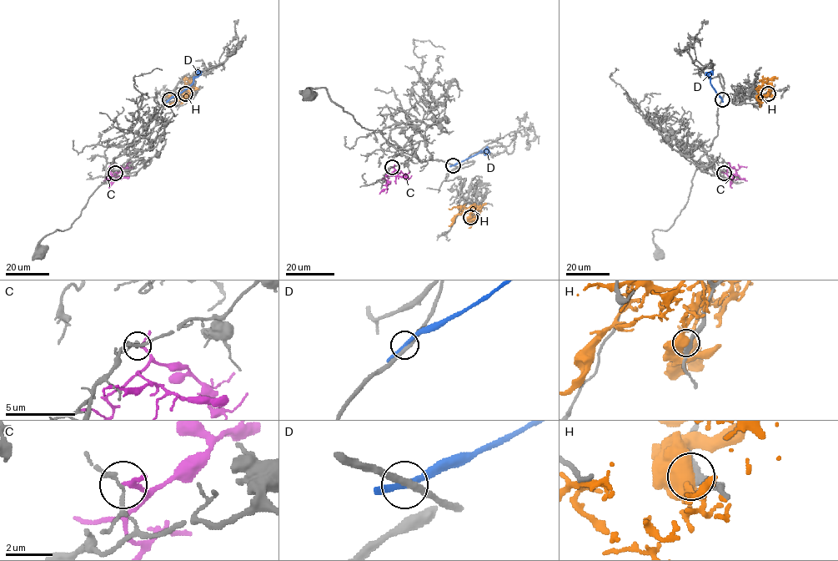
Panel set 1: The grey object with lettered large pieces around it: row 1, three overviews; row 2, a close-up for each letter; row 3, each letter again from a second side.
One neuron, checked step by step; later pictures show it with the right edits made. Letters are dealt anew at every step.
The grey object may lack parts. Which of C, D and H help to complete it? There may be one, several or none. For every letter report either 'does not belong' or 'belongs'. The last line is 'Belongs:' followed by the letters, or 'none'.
C: does not belong
D: does not belong
H: does not belong
Belongs: none

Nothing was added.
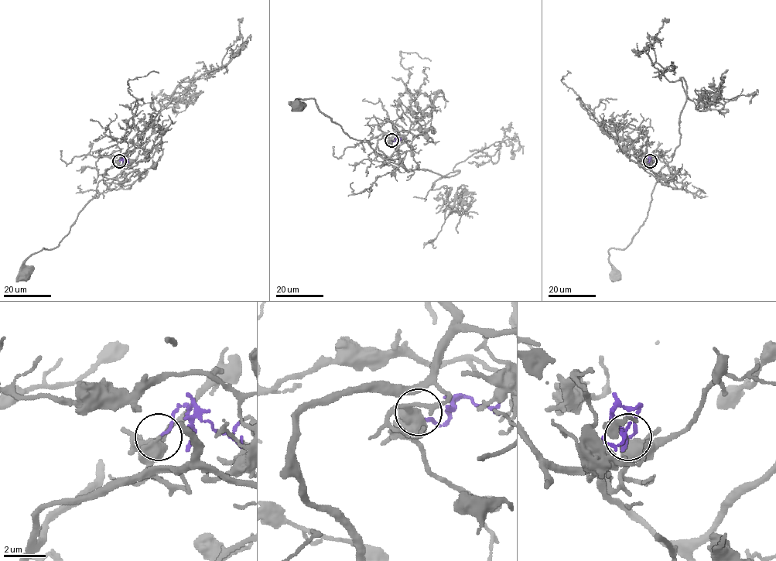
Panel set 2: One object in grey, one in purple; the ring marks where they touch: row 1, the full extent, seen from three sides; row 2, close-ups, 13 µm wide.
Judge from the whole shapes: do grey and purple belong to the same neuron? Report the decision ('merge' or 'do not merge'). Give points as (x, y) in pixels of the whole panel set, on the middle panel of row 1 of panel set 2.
do not merge

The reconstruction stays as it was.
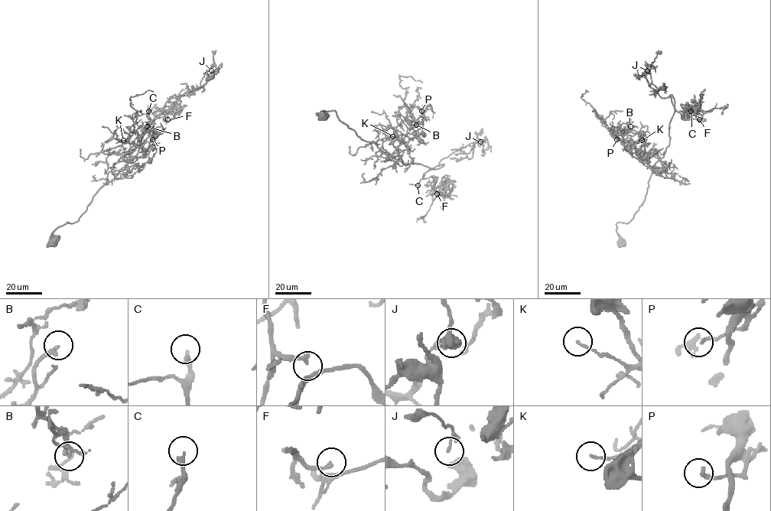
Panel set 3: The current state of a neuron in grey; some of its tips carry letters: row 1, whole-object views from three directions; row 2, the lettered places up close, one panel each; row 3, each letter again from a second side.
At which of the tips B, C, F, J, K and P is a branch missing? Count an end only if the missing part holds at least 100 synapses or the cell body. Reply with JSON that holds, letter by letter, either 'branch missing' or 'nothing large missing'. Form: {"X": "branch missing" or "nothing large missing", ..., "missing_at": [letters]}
{"B": "nothing large missing", "C": "nothing large missing", "F": "branch missing", "J": "nothing large missing", "K": "nothing large missing", "P": "nothing large missing", "missing_at": ["F"]}

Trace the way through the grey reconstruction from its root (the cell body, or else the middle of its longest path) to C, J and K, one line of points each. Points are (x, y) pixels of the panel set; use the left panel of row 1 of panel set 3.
C: (53, 242), (53, 232), (78, 220), (113, 165), (164, 108), (151, 120), (148, 111)
J: (53, 242), (57, 228), (76, 222), (86, 210), (113, 165), (170, 97), (203, 86), (211, 70)
K: (53, 242), (57, 228), (76, 222), (86, 210), (113, 164), (126, 159), (121, 144), (129, 139), (123, 140)

